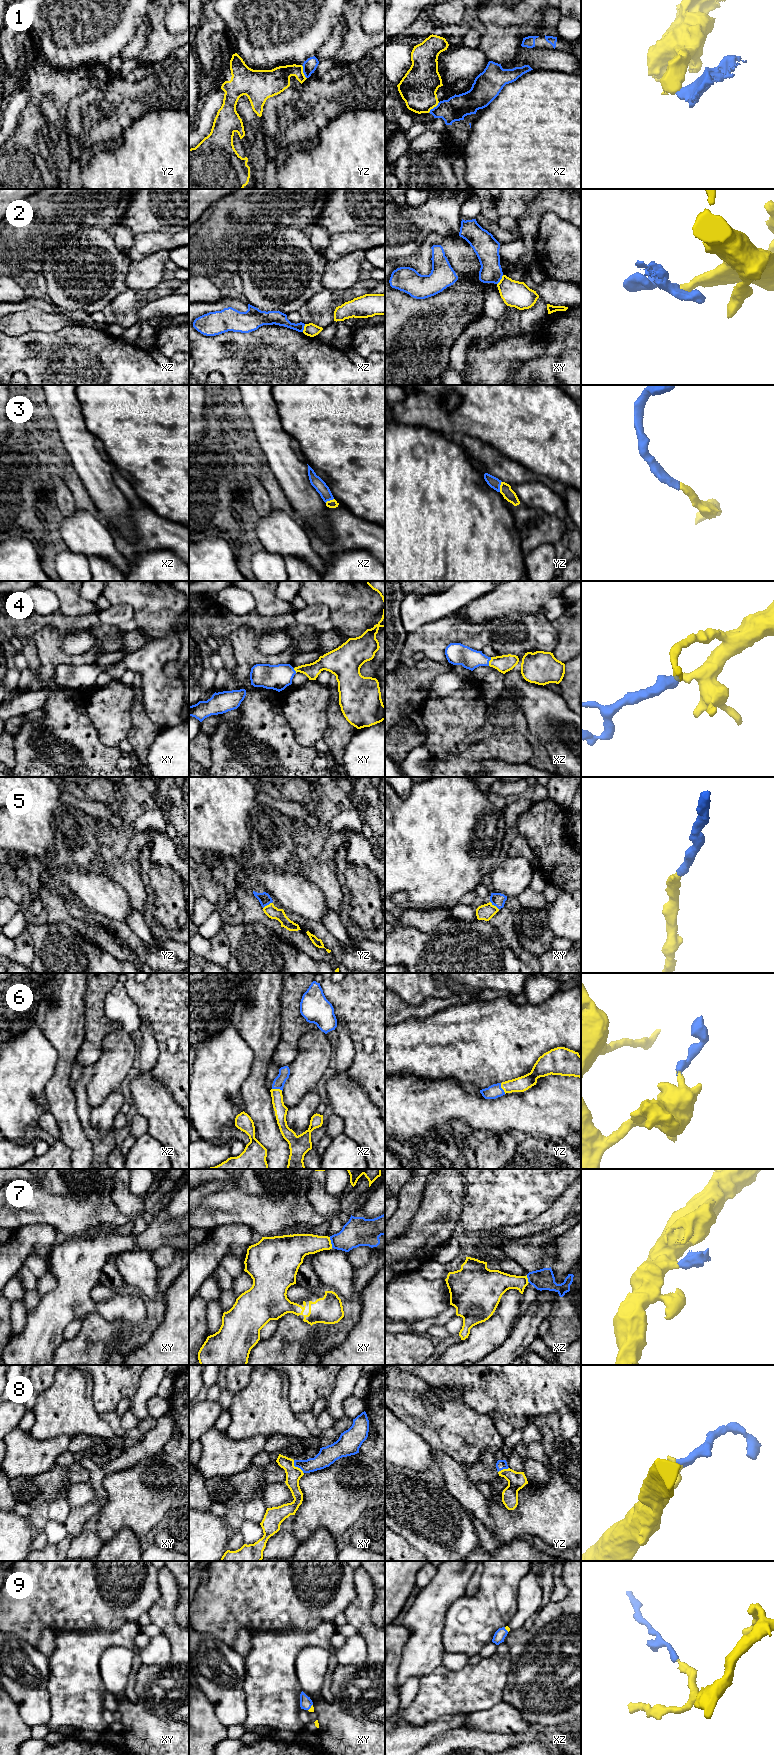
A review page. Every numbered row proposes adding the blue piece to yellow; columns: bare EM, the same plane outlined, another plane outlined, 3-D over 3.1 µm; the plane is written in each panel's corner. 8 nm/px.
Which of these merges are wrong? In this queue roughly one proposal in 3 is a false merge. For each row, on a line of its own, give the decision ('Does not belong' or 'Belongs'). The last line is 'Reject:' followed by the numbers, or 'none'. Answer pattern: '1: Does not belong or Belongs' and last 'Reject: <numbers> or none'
1: Does not belong
2: Does not belong
3: Belongs
4: Belongs
5: Belongs
6: Belongs
7: Does not belong
8: Belongs
9: Belongs
Reject: 1, 2, 7

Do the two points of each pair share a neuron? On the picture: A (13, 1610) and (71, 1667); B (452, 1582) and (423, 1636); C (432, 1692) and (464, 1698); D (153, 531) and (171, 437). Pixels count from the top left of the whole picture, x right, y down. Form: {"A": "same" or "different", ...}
{"A": "different", "B": "same", "C": "same", "D": "different"}

